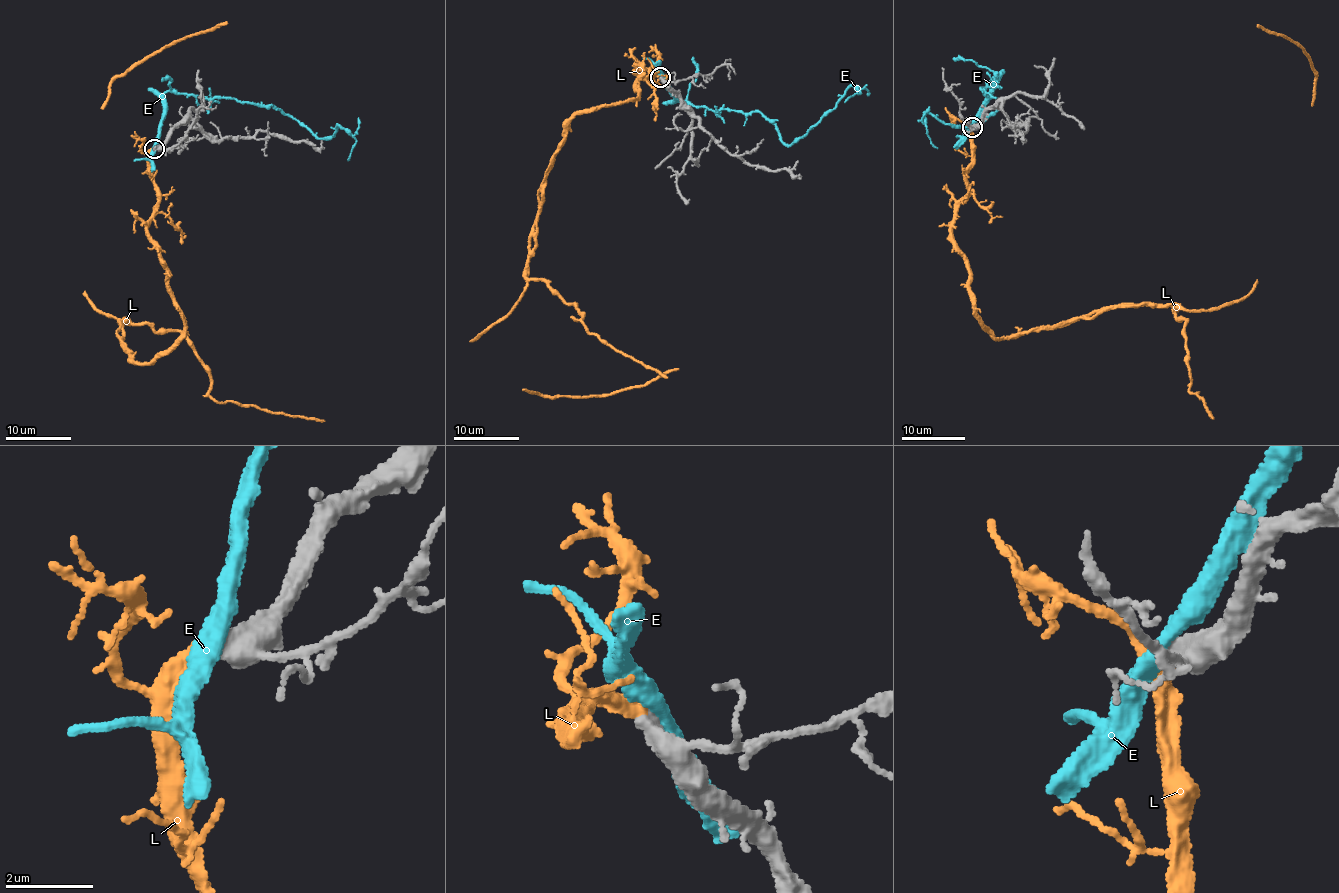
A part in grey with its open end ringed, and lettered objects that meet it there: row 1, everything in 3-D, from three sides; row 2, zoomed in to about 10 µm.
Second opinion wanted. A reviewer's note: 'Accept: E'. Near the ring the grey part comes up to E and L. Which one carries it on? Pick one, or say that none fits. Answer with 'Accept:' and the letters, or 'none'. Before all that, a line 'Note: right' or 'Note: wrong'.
Note: wrong
Accept: L

